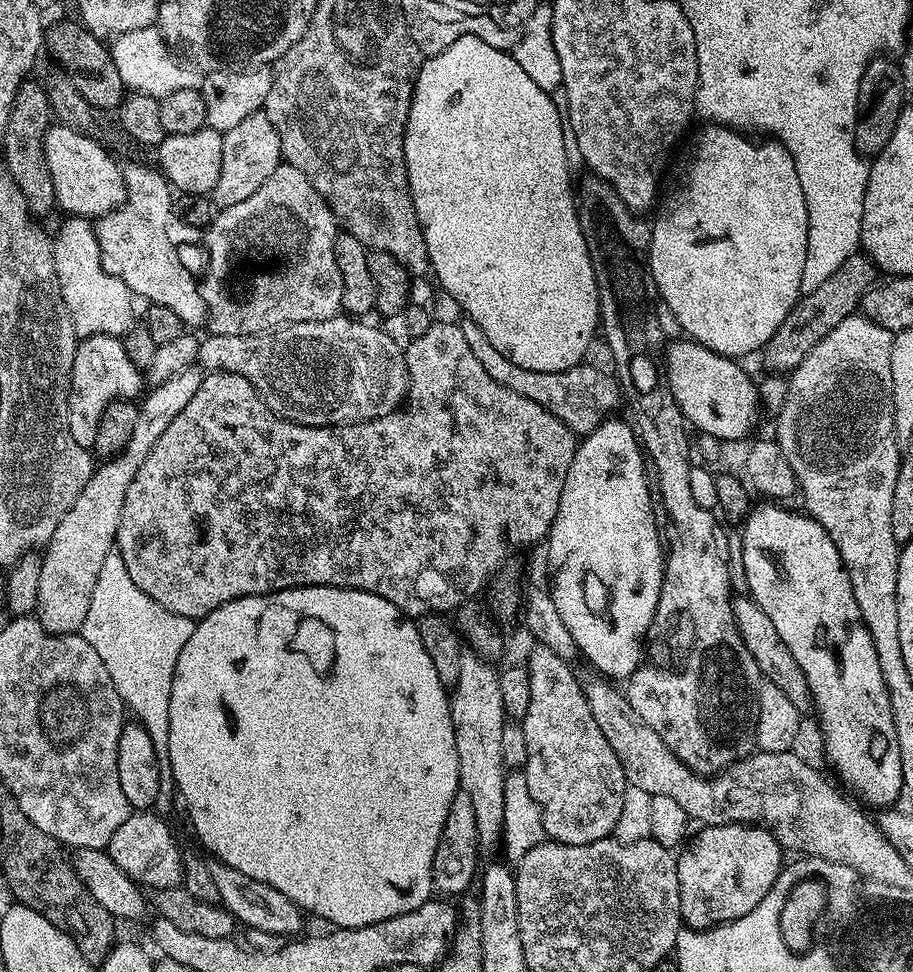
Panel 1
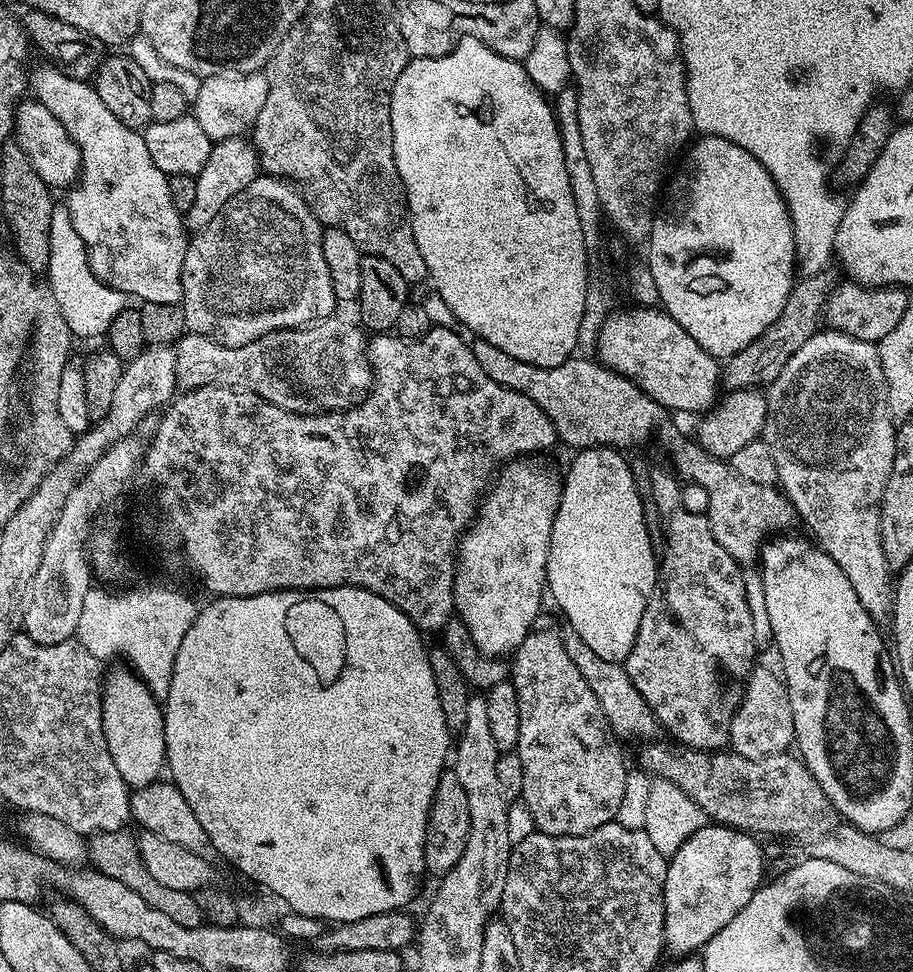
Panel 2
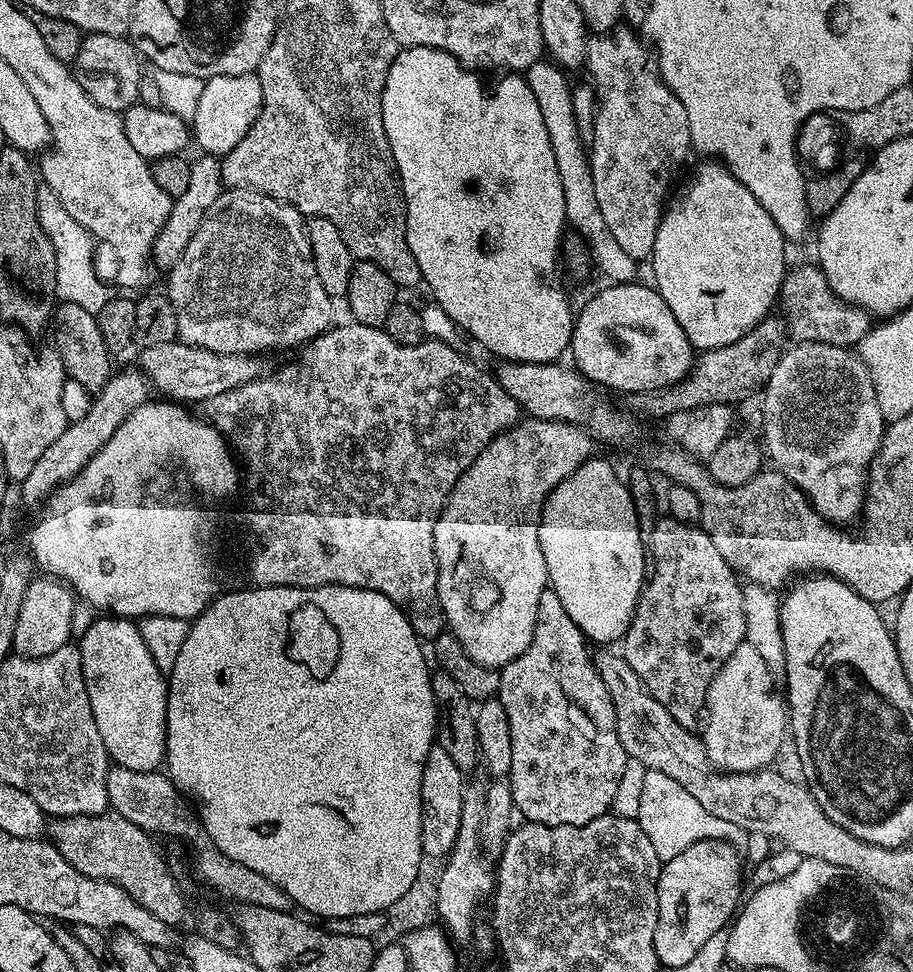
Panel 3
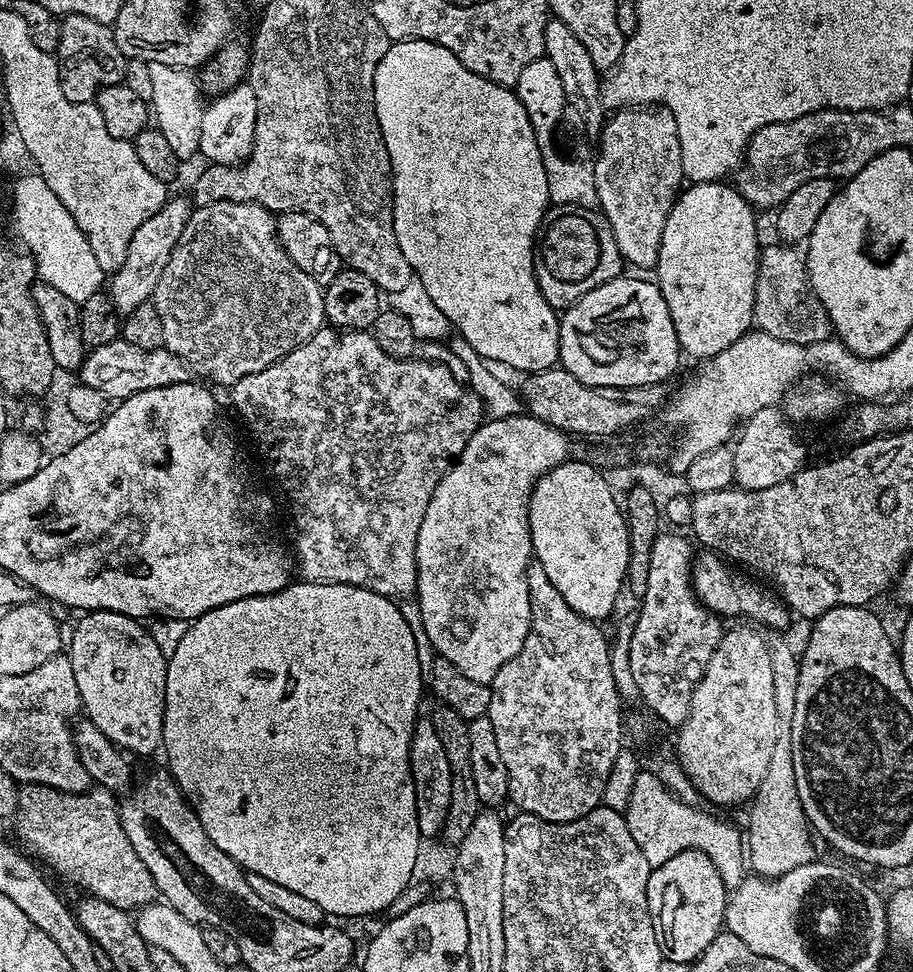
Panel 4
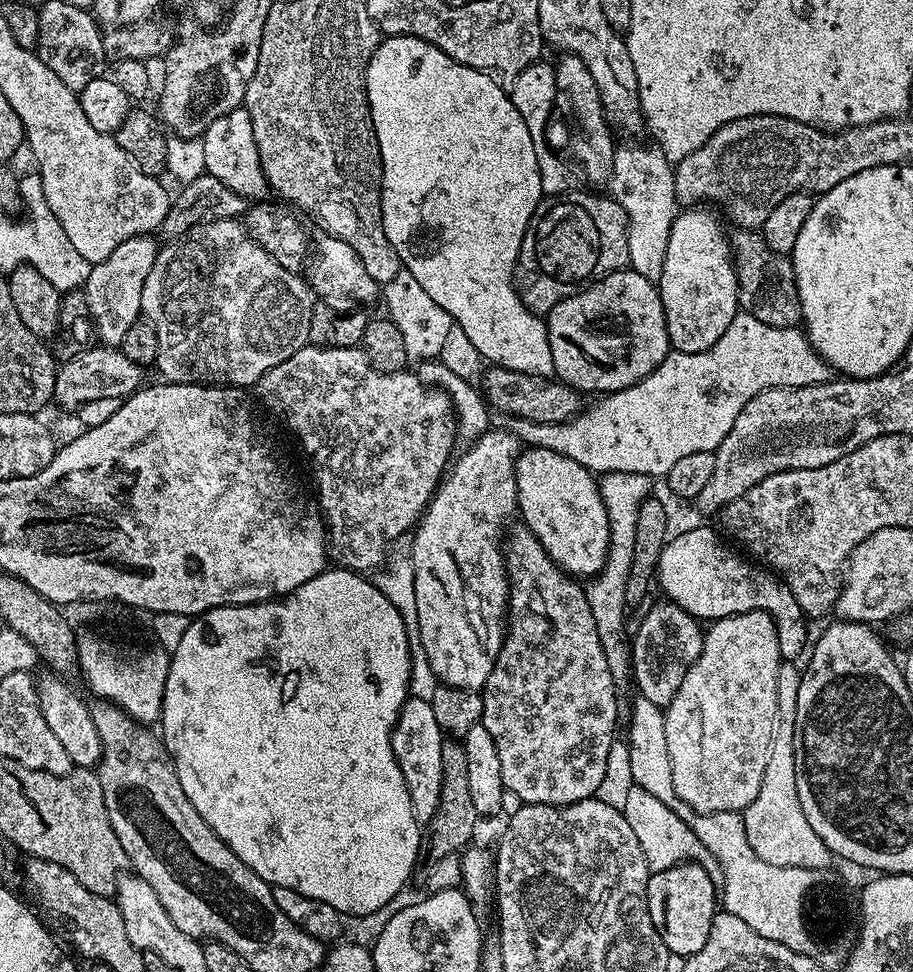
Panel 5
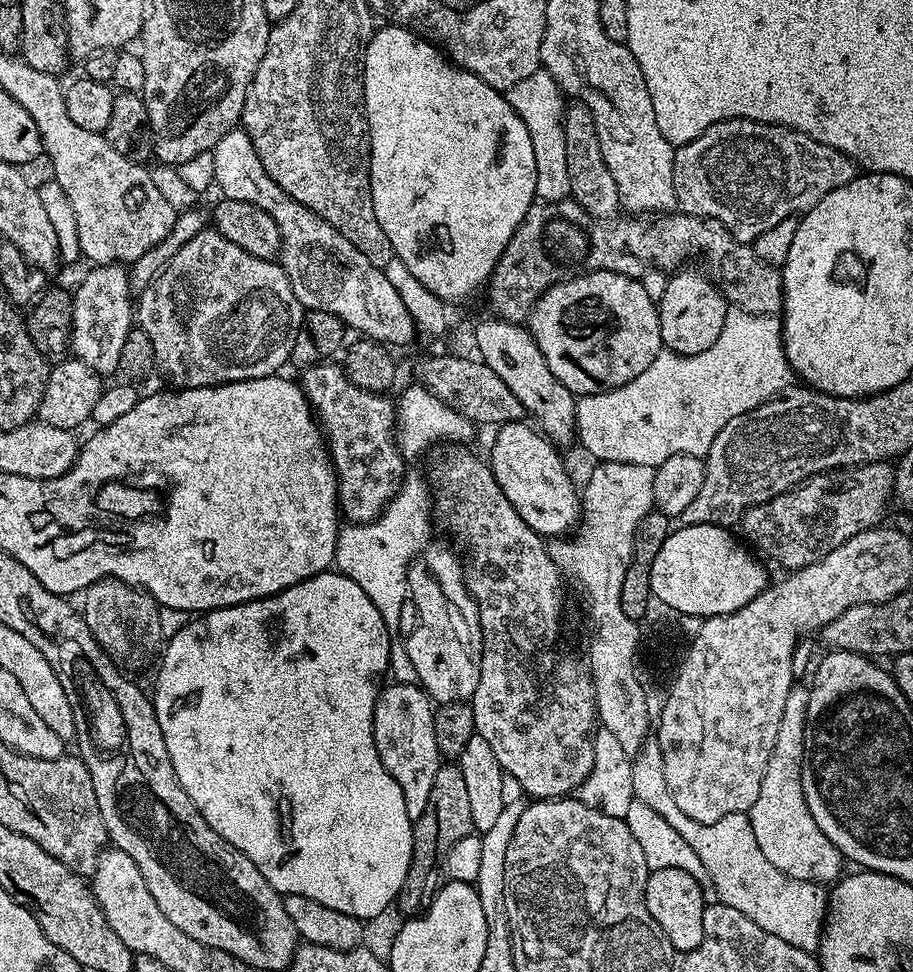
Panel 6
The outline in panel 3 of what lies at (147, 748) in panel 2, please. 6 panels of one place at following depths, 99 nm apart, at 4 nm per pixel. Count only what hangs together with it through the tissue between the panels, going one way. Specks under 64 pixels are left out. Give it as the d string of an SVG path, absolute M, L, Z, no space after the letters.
M115 614L101 615L93 621L84 636L79 637L78 647L90 710L94 710L95 725L98 726L98 734L102 734L102 746L106 746L109 761L113 765L123 765L126 760L124 748L152 748L146 764L149 769L159 769L165 763L168 681L166 673L159 668L153 654L147 649L140 624Z

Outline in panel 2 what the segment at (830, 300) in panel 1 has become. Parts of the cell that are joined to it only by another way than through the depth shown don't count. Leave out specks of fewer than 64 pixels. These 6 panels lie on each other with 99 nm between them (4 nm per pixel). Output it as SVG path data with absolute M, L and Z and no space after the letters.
M827 268L812 277L801 277L789 292L780 316L758 338L725 361L722 380L726 386L729 385L729 389L744 389L771 384L782 372L786 362L794 356L795 351L815 332L819 331L827 298L838 282L833 270L835 269Z

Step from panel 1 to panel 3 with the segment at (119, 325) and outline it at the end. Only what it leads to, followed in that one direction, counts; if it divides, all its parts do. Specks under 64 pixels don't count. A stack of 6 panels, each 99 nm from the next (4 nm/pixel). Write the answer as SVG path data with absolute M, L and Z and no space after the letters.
M40 186L37 190L37 218L41 222L42 230L52 239L57 254L63 303L82 306L82 310L93 314L100 312L102 306L112 300L114 292L110 284L100 280L95 272L94 239L91 233L66 212L66 206L62 206L62 202L58 202L56 195L46 186Z

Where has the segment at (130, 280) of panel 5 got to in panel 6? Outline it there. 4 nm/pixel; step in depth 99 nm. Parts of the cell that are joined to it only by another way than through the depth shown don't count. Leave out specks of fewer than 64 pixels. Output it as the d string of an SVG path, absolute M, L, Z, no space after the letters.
M119 263L95 265L73 291L72 305L71 355L101 376L117 373L123 343L134 326L134 296L129 271Z

